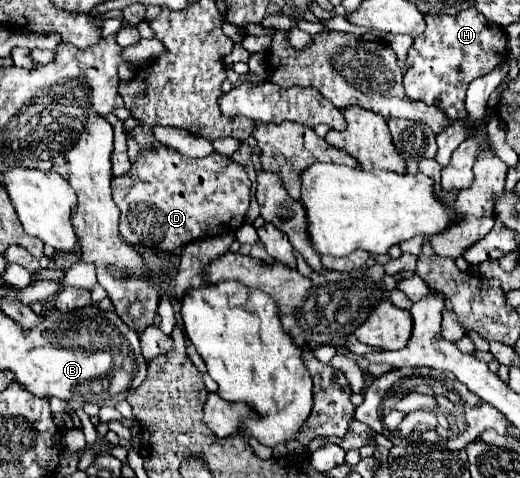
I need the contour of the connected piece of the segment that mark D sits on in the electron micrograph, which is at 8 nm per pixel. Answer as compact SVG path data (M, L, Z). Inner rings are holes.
M138 125L128 135L136 139L140 153L130 173L112 179L114 201L120 207L120 235L126 243L174 251L202 237L236 231L244 223L250 179L242 165L216 151L202 159L188 159L158 143L150 127Z

